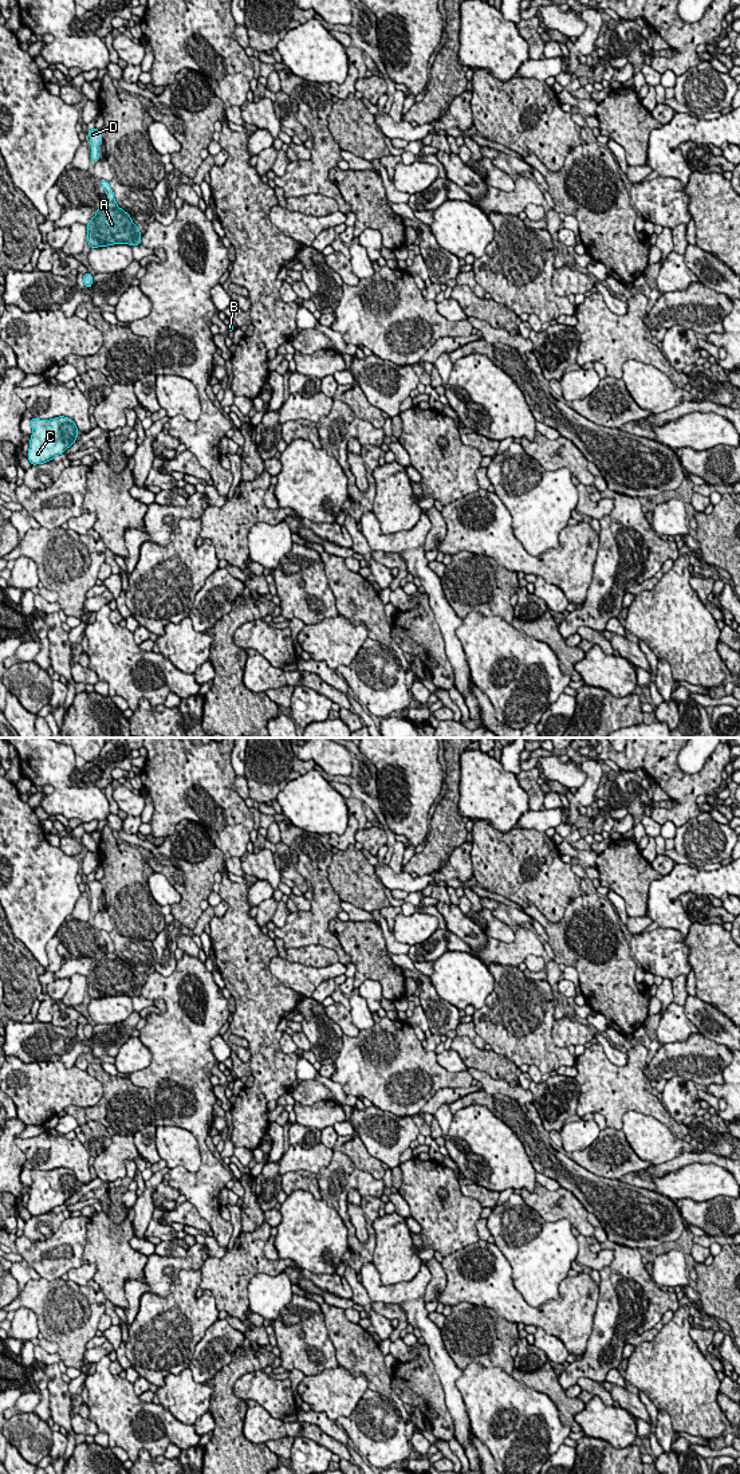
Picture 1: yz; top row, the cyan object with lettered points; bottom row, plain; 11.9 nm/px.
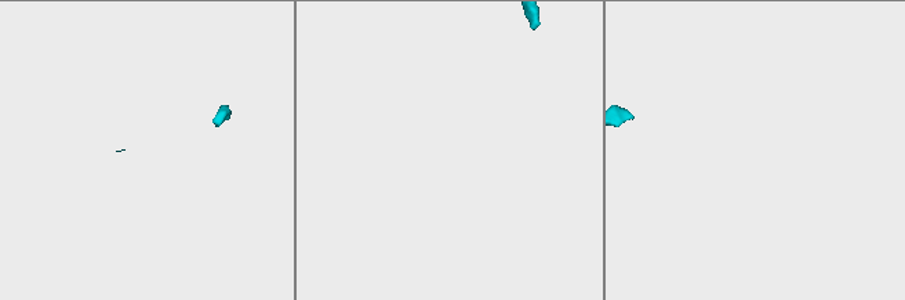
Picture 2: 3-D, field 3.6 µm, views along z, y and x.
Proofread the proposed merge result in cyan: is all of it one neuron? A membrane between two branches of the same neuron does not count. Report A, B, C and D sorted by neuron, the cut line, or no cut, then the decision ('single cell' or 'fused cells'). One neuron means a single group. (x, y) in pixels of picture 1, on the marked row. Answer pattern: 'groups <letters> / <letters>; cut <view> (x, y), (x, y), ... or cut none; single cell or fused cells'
groups A B C / D; cut yz (109, 200), (113, 201); fused cells

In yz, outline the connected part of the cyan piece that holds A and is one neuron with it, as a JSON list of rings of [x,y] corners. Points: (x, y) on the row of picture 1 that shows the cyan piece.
[[[107,201],[90,220],[87,241],[90,248],[114,244],[141,245],[141,232],[131,216],[114,201]]]

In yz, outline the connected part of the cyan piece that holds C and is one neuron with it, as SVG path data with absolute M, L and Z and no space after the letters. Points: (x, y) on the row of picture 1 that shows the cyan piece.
M59 416L50 420L31 418L32 435L28 448L31 465L44 464L60 456L78 439L74 420Z

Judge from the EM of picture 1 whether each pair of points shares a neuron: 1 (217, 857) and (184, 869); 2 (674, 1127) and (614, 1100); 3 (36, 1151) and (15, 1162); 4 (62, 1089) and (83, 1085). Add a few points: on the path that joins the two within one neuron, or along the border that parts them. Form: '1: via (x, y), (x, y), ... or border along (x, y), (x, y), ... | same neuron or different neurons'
1: via (209, 865), (205, 869), (192, 869) | same neuron
2: via (660, 1113), (642, 1100), (629, 1100) | same neuron
3: border along (14, 1138), (14, 1143), (27, 1159) | different neurons
4: via (67, 1087), (78, 1087) | same neuron

